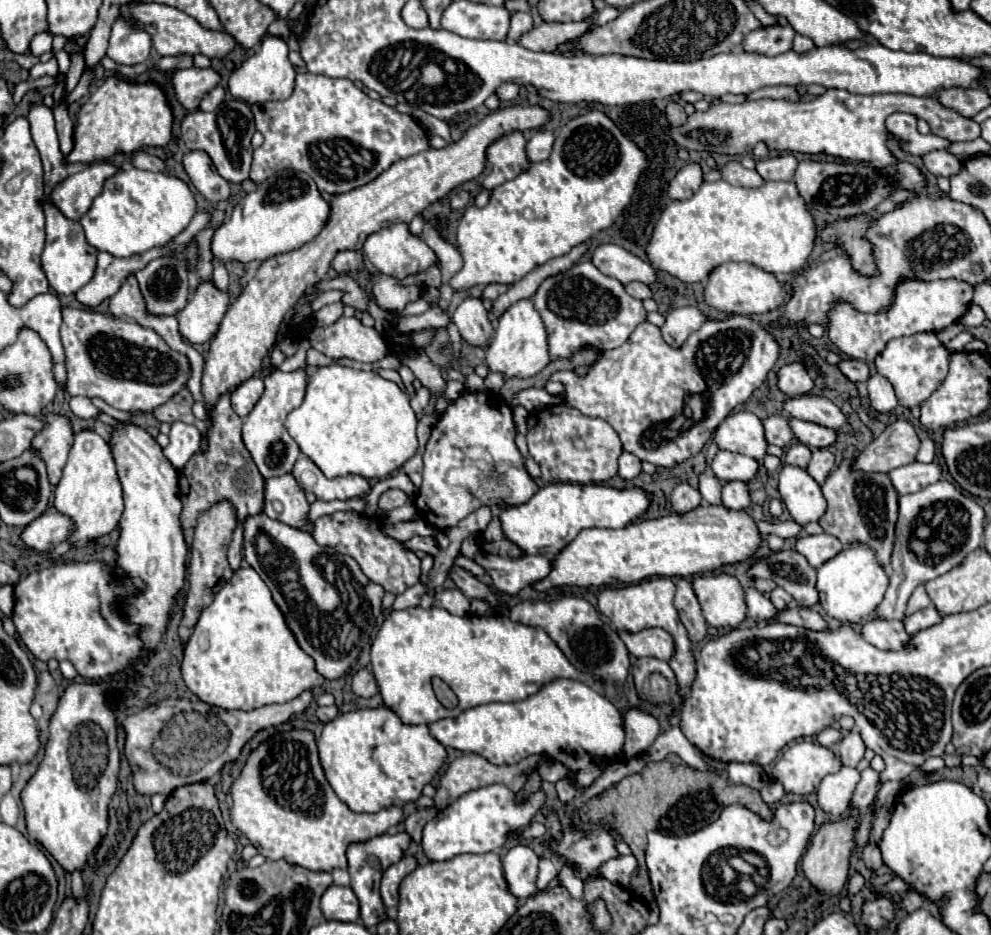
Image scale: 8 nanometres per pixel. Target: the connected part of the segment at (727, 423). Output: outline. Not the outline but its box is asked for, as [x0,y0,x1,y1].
[714,412,768,460]

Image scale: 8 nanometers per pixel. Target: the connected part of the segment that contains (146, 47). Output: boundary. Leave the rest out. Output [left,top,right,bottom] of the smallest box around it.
[106,18,152,66]

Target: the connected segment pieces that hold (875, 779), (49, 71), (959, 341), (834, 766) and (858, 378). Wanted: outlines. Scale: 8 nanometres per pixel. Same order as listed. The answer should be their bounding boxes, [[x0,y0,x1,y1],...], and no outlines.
[[852,768,880,810],[32,56,58,78],[946,332,972,352],[772,742,842,796],[838,360,870,382]]

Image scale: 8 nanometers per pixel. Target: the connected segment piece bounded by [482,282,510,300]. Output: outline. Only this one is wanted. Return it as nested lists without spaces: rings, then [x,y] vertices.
[[[496,282],[496,284],[488,284],[488,286],[484,288],[482,296],[484,296],[484,298],[490,298],[490,300],[496,300],[496,298],[498,298],[502,292],[506,292],[508,288],[510,288],[508,284],[498,284],[498,282]]]

